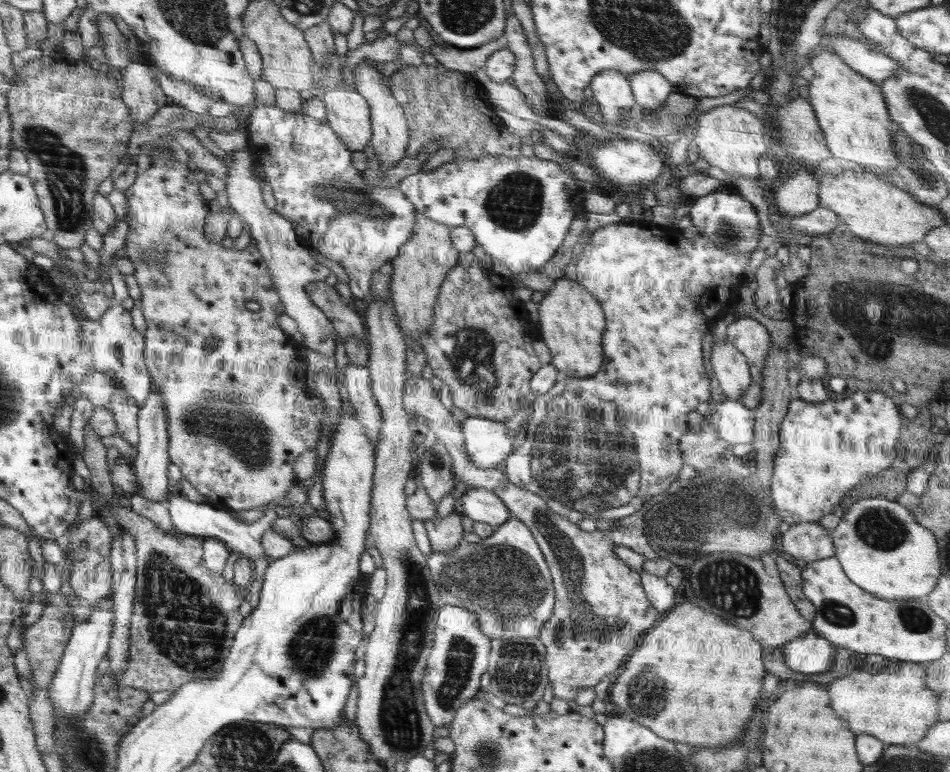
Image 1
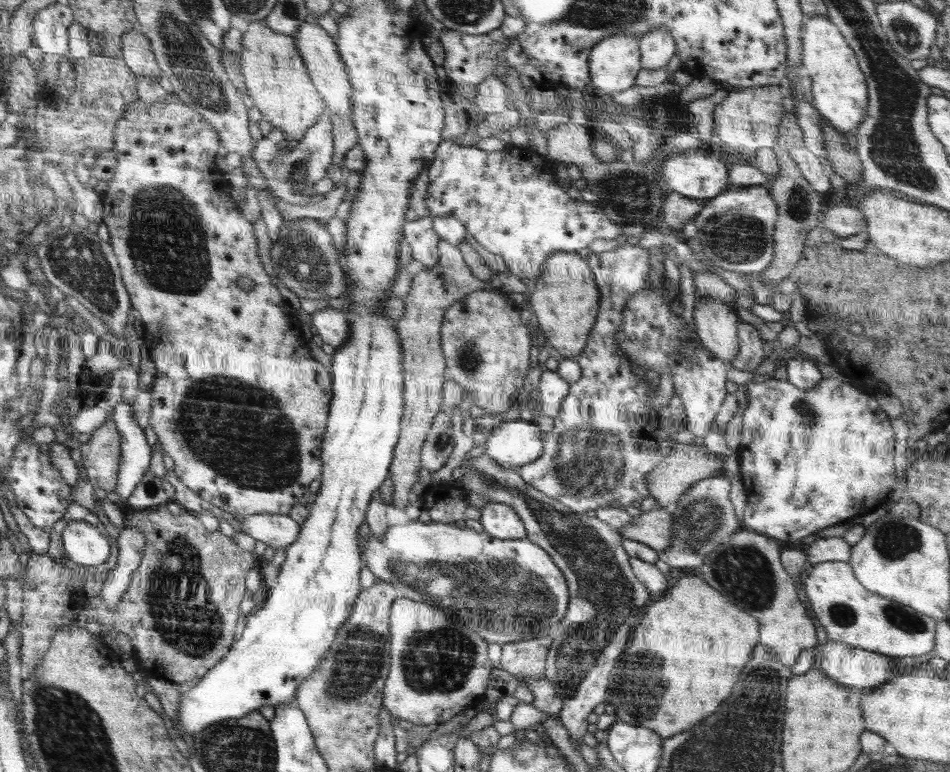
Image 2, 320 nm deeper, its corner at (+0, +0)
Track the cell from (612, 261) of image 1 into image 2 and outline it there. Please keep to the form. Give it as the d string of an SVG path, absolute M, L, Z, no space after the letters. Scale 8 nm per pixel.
M626 243L625 245L620 245L618 248L613 251L606 251L601 253L591 253L587 256L587 263L593 272L593 277L595 278L595 283L599 288L599 311L597 314L597 319L595 325L592 327L592 330L589 332L587 336L586 346L583 348L580 356L576 358L578 364L581 368L581 377L578 381L569 385L569 391L566 395L566 398L563 398L561 411L558 413L558 416L553 418L554 427L552 431L543 433L543 453L540 458L529 462L528 464L524 464L521 467L517 468L519 471L522 480L529 484L530 486L536 488L539 492L545 494L546 497L550 499L558 500L558 503L563 503L567 508L570 508L572 511L576 511L579 513L585 513L589 510L596 510L598 508L602 508L602 506L620 506L621 508L626 508L634 501L642 501L644 498L648 498L650 496L650 490L646 489L646 474L649 474L650 471L653 471L654 468L657 467L657 464L664 460L669 453L670 447L676 443L676 439L674 436L678 435L680 432L683 432L686 429L686 415L684 412L684 407L682 404L682 400L680 397L675 394L672 399L670 399L670 403L666 405L666 407L650 407L646 402L649 401L650 397L653 397L656 390L650 391L650 387L648 387L648 383L646 383L646 379L644 376L636 376L632 373L632 368L630 367L631 362L625 358L625 354L621 351L621 348L617 346L617 337L616 332L617 328L621 326L623 312L626 304L628 304L628 300L630 298L634 298L636 296L636 292L642 292L644 289L649 289L651 280L648 277L648 274L652 272L649 265L649 258L652 256L648 249L644 249L644 247L640 247L637 245L630 245Z

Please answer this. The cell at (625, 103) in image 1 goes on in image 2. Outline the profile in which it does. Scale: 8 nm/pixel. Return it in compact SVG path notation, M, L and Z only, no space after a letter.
M612 36L591 48L589 76L592 84L607 99L635 86L641 69L639 40L634 36Z

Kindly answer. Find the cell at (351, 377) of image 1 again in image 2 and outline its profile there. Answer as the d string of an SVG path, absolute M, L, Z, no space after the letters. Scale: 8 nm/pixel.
M330 308L312 313L311 324L318 330L323 342L335 349L347 343L350 323L342 311Z

